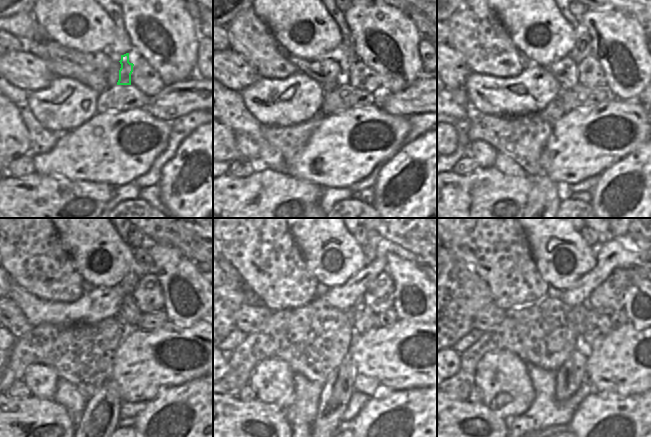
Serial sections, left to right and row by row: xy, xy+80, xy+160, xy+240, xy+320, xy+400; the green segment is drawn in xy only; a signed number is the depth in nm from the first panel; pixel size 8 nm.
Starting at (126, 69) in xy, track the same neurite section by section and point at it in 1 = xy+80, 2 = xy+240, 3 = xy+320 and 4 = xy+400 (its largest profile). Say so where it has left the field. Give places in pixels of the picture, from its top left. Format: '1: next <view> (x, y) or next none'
1: next xy+80 (350, 57)
2: next xy+240 (142, 262)
3: next xy+320 (369, 248)
4: next xy+400 (601, 239)

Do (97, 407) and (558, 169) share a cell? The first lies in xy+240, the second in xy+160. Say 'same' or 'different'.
different

